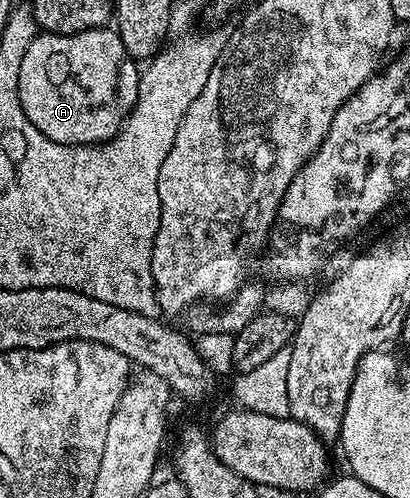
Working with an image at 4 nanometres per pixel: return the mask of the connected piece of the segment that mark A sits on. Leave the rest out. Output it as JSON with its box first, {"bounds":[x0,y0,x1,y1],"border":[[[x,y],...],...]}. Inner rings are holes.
{"bounds":[17,27,140,147],"border":[[[96,27],[78,35],[39,33],[34,37],[23,53],[23,65],[19,65],[17,92],[27,121],[31,121],[43,137],[59,145],[87,147],[105,143],[121,130],[125,118],[133,111],[140,80],[138,60],[127,53],[116,29]]]}

